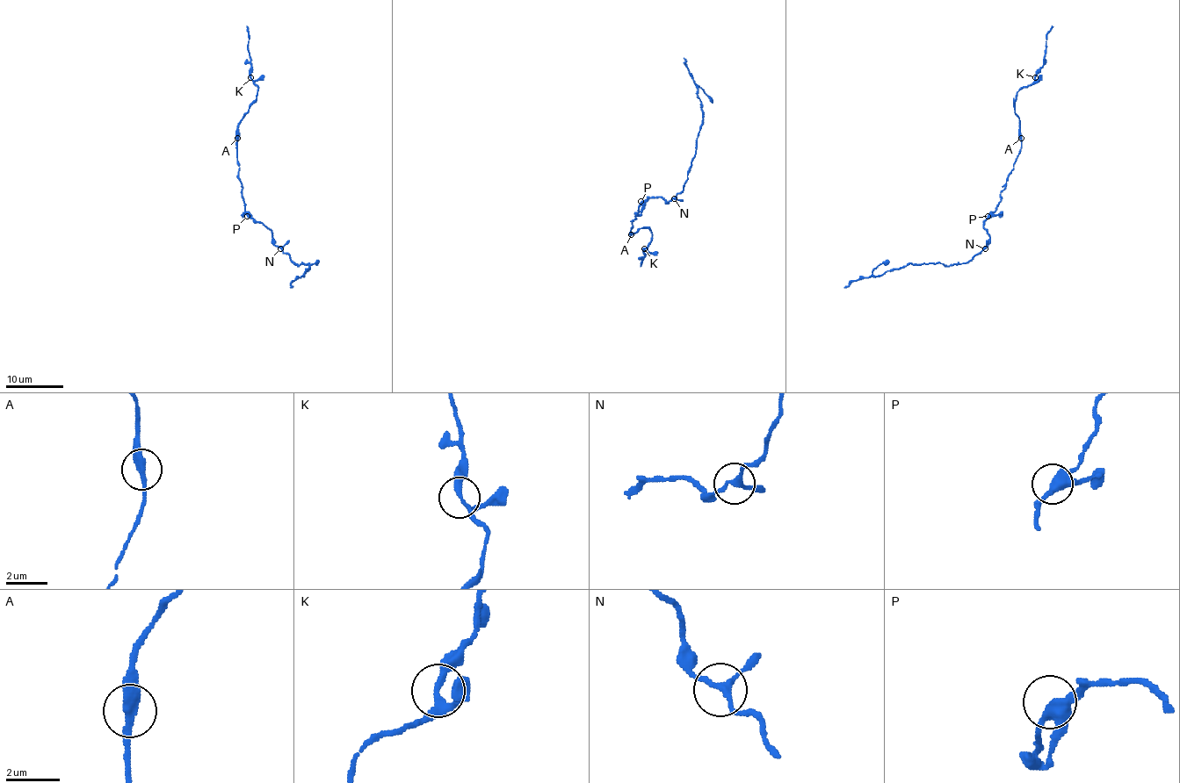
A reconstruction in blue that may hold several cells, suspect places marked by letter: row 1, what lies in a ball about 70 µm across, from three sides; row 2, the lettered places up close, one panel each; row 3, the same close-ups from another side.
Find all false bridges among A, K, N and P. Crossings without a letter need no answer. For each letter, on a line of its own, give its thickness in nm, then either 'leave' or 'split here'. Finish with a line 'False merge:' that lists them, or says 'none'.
A: 320 nm | leave
K: 200 nm | leave
N: 200 nm | leave
P: 380 nm | leave
False merge: none

